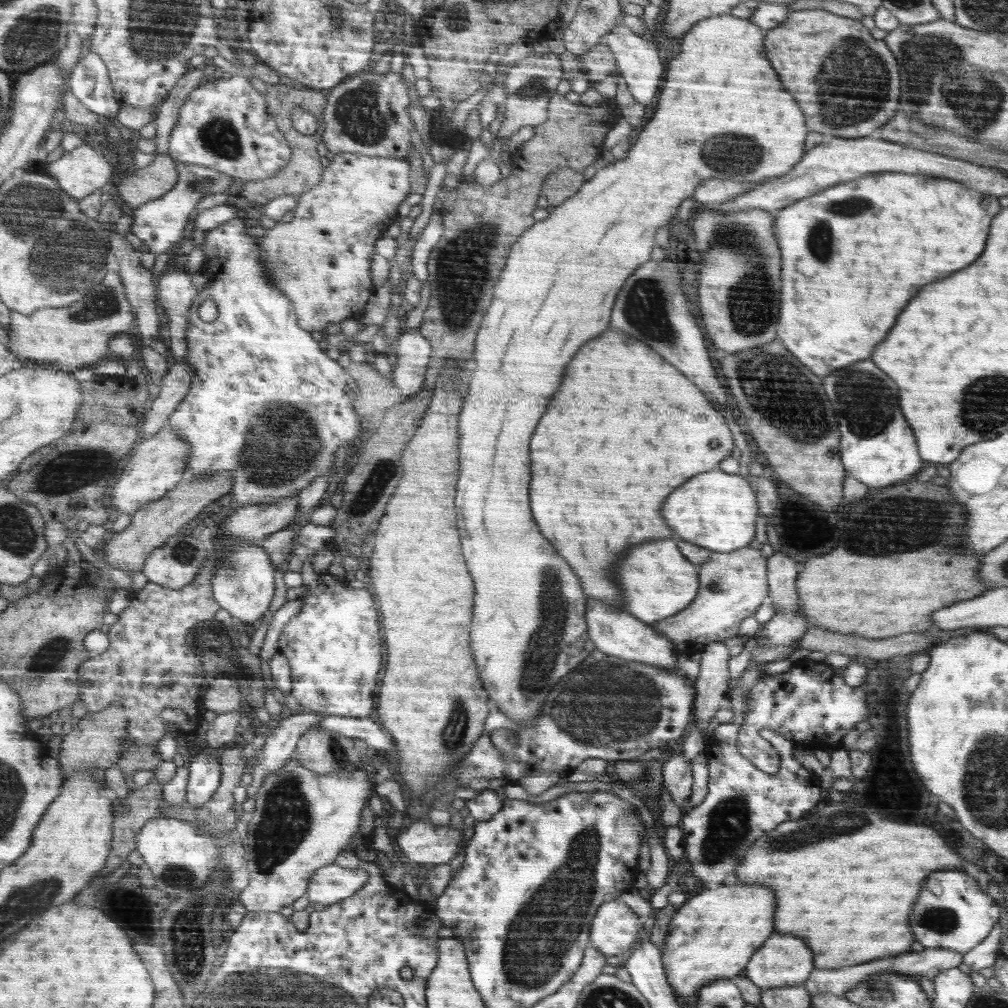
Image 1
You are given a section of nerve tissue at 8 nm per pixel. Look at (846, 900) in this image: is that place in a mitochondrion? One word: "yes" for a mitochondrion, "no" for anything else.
no

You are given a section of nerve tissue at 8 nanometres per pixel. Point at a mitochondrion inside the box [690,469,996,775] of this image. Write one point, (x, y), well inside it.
(901, 523)

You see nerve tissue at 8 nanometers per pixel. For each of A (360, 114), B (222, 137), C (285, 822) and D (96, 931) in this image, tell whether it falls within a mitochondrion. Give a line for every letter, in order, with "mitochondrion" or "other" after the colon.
A: mitochondrion
B: mitochondrion
C: mitochondrion
D: other

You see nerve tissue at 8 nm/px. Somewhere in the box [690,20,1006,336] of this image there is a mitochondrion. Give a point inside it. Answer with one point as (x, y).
(867, 79)

